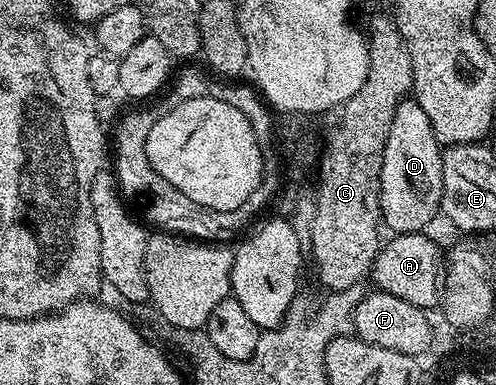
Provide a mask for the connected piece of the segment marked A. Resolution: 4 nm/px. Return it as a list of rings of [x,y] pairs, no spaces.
[[[426,232],[401,233],[392,236],[391,242],[380,248],[371,264],[370,280],[375,280],[380,292],[397,295],[405,303],[413,303],[417,308],[431,311],[441,301],[441,249]]]

